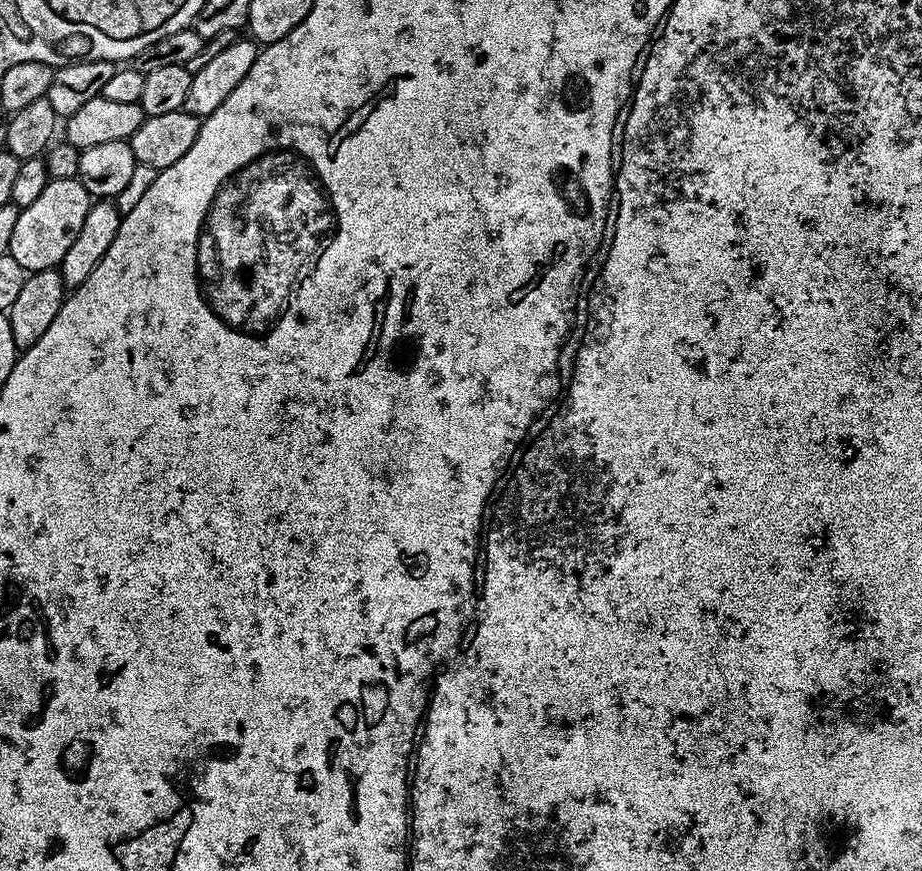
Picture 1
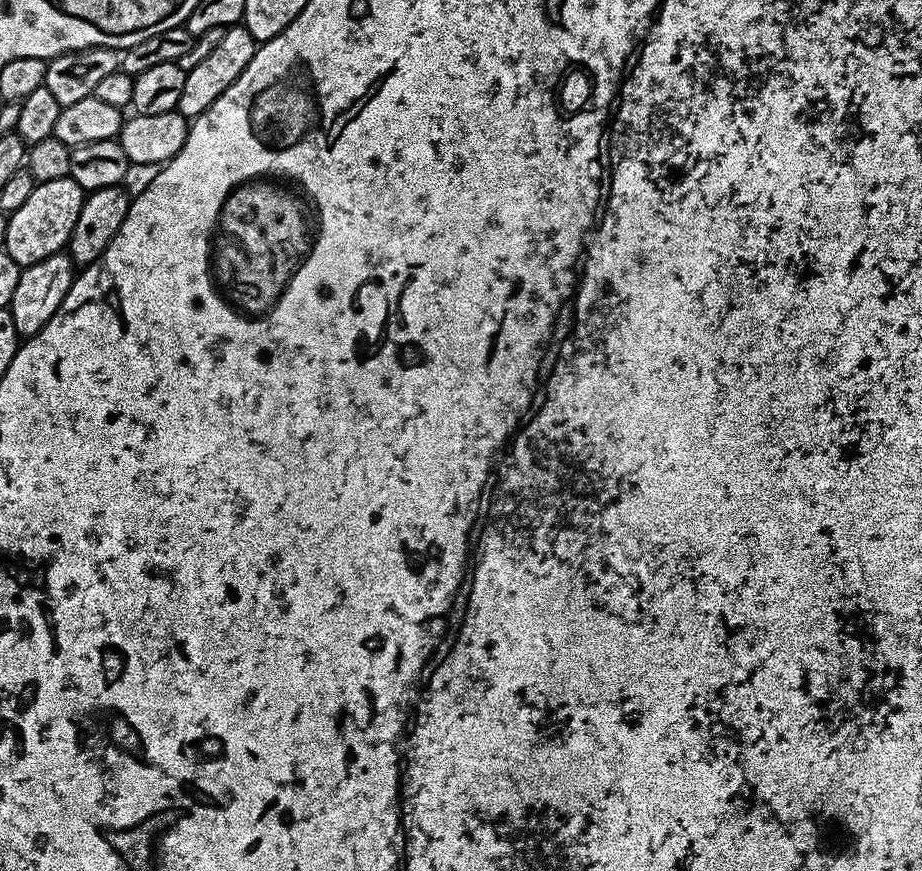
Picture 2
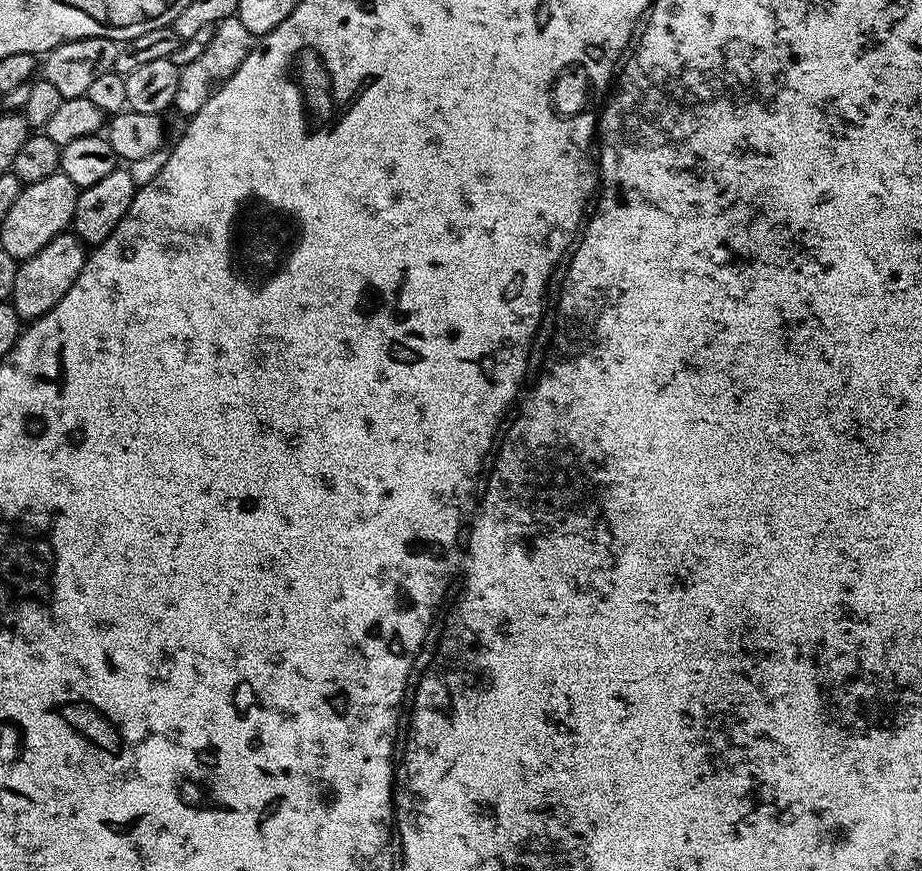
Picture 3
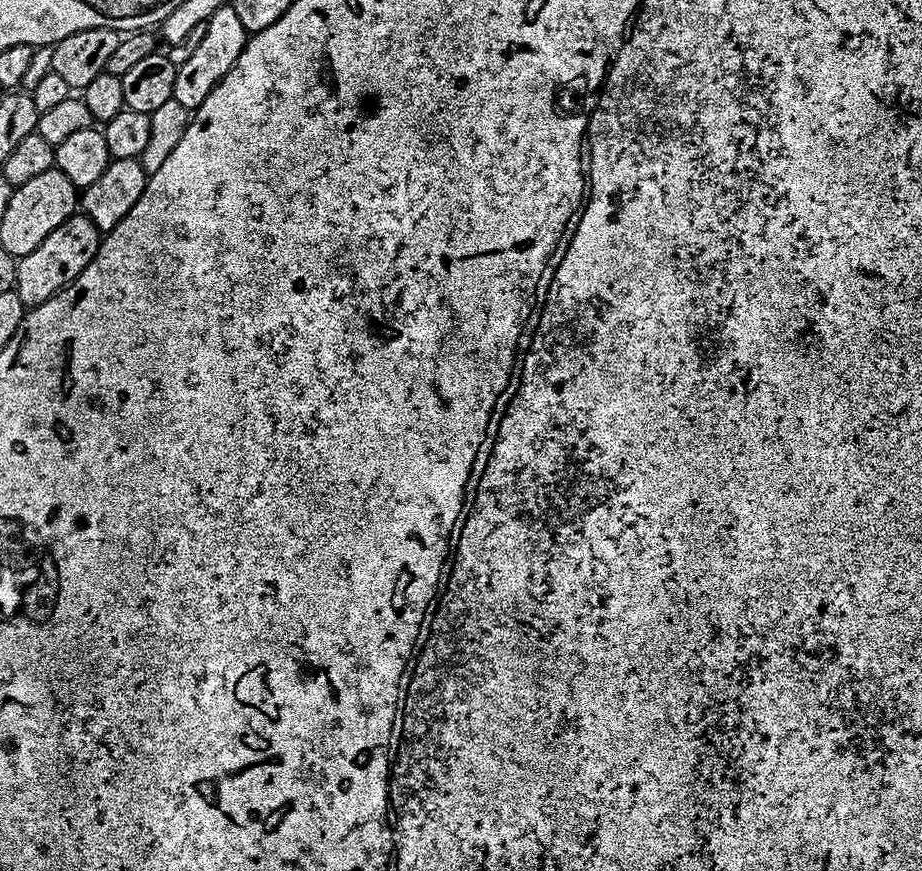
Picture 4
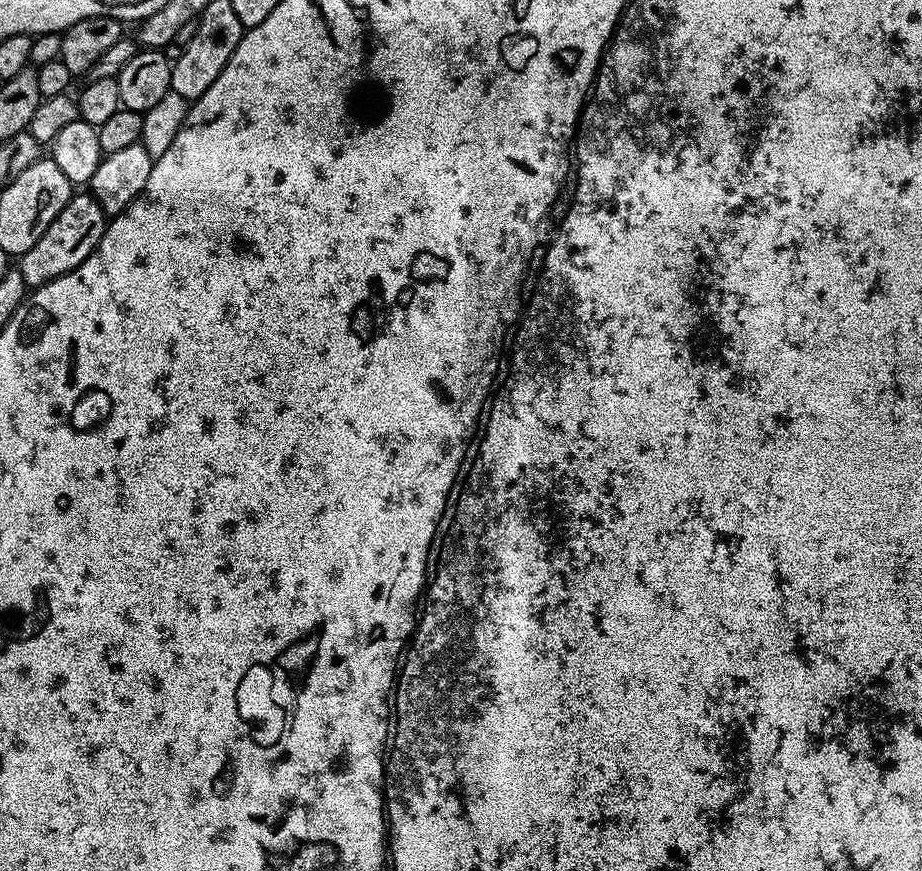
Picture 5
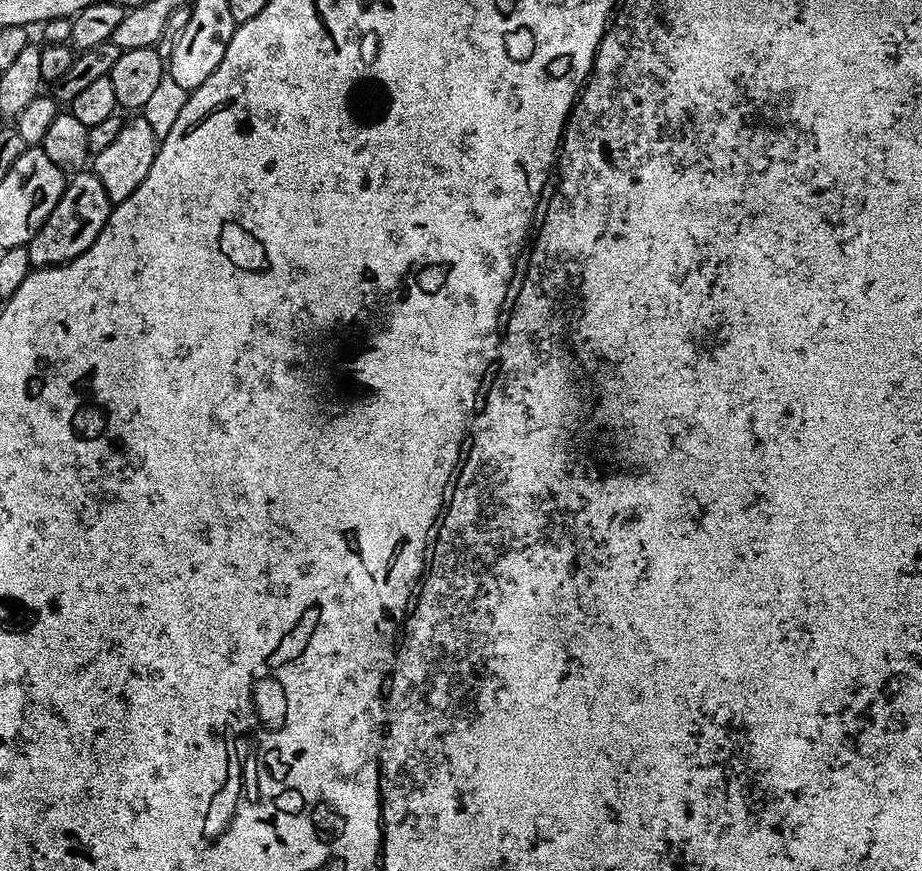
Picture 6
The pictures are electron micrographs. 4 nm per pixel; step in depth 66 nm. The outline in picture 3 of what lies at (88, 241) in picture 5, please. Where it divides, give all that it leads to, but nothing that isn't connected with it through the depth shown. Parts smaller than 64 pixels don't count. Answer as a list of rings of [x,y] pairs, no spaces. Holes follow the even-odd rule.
[[[65,230],[46,242],[38,254],[29,260],[19,261],[10,303],[12,308],[20,315],[21,321],[31,322],[40,316],[47,316],[49,310],[57,304],[74,286],[78,274],[82,274],[86,259],[86,245],[75,231]],[[85,251],[85,252],[84,252]]]

